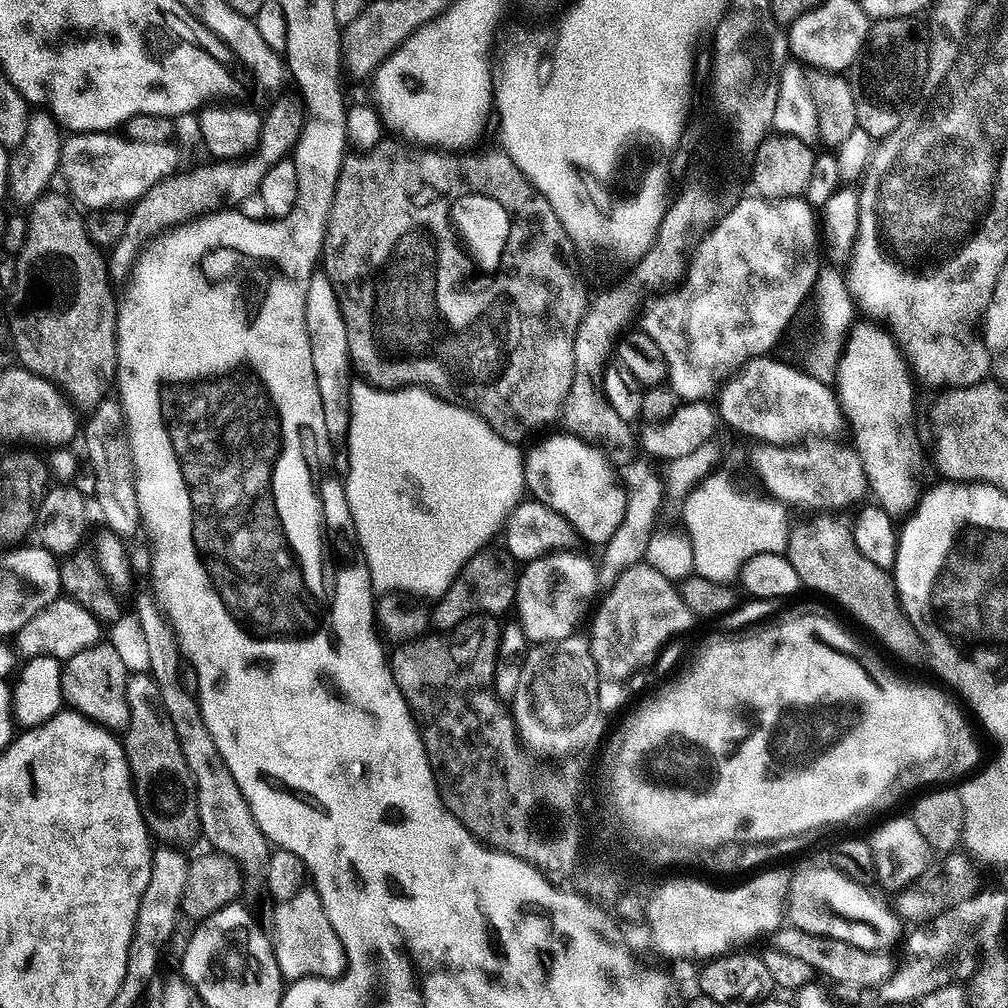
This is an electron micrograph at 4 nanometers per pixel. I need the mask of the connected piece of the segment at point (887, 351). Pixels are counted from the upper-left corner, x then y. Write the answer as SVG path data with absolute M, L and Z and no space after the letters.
M876 322L853 323L846 338L846 349L839 357L834 377L834 388L840 398L847 423L852 428L856 452L868 474L868 486L875 503L886 510L892 519L900 522L915 512L920 505L920 436L916 433L916 392L912 389L914 377L896 346L892 333Z

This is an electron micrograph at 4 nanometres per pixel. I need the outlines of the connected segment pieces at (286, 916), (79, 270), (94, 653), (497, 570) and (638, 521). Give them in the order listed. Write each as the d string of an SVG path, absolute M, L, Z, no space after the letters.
M298 893L294 894L294 898L279 901L275 907L277 937L275 936L274 940L274 951L280 974L285 981L295 982L309 978L337 979L348 967L348 959L342 942L332 940L332 944L328 944L328 940L324 940L324 944L308 944L308 940L300 940L300 932L304 932L304 936L308 936L308 932L312 932L312 928L308 928L308 924L316 924L316 920L320 920L320 928L324 928L324 924L330 924L330 918L326 918L326 910L322 906L322 902L304 904L304 900L300 900L300 893Z
M49 190L40 195L36 201L27 209L26 219L28 221L28 233L26 242L22 242L19 252L15 253L16 276L12 279L12 291L6 297L9 308L6 309L8 318L8 331L10 333L10 344L14 349L14 356L17 361L35 376L46 378L68 398L77 409L85 408L91 410L97 408L99 404L113 391L116 379L116 309L118 307L118 296L112 293L112 284L108 270L108 260L105 253L88 236L85 217L80 216L81 209L67 195L59 196L55 190Z
M97 642L86 650L63 661L60 669L60 685L64 704L73 712L81 712L87 720L109 730L123 730L128 726L130 710L126 702L126 682L130 668L124 665L120 652L112 644Z
M487 548L468 560L466 566L452 580L451 586L435 601L430 612L430 624L433 629L447 634L470 616L479 614L501 614L513 607L516 597L518 572L516 562L507 554L501 555L494 548Z
M634 458L630 463L619 465L618 475L621 483L625 487L627 494L626 510L624 511L622 522L614 530L614 534L603 545L602 562L600 561L596 585L604 592L616 584L621 573L630 565L641 563L645 559L647 546L654 533L654 522L656 514L662 504L662 498L666 495L663 479L648 466L649 461L644 458Z

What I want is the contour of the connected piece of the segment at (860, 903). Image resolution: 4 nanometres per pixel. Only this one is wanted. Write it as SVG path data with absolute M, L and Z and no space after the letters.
M831 866L816 868L797 880L795 877L786 916L793 928L801 928L815 936L829 936L866 952L883 952L891 949L896 939L901 939L902 921L893 909L887 903L884 905L865 885L846 878Z

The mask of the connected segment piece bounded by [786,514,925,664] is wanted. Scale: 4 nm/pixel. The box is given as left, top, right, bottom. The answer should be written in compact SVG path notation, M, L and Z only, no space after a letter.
M820 514L809 524L800 524L791 529L788 537L787 557L790 565L798 572L798 578L805 589L813 588L832 600L837 600L854 619L865 624L870 631L900 660L912 664L925 651L924 639L915 626L908 621L908 615L900 606L896 594L895 579L885 569L874 566L858 546L854 546L851 527L835 520L835 515Z

